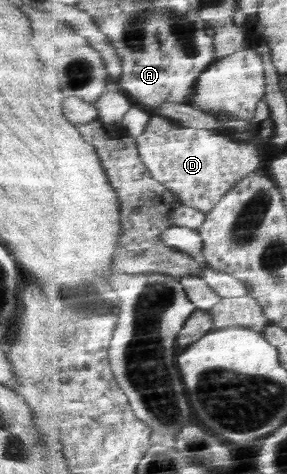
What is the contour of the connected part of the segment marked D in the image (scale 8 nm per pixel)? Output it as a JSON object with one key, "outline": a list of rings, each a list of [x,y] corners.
{"outline":[[[153,114],[147,131],[139,136],[139,151],[148,170],[159,181],[163,182],[185,205],[200,209],[205,213],[212,212],[217,204],[248,175],[267,170],[268,161],[265,147],[259,143],[234,140],[225,134],[217,134],[210,129],[195,129],[194,126],[183,125],[160,114]]]}

